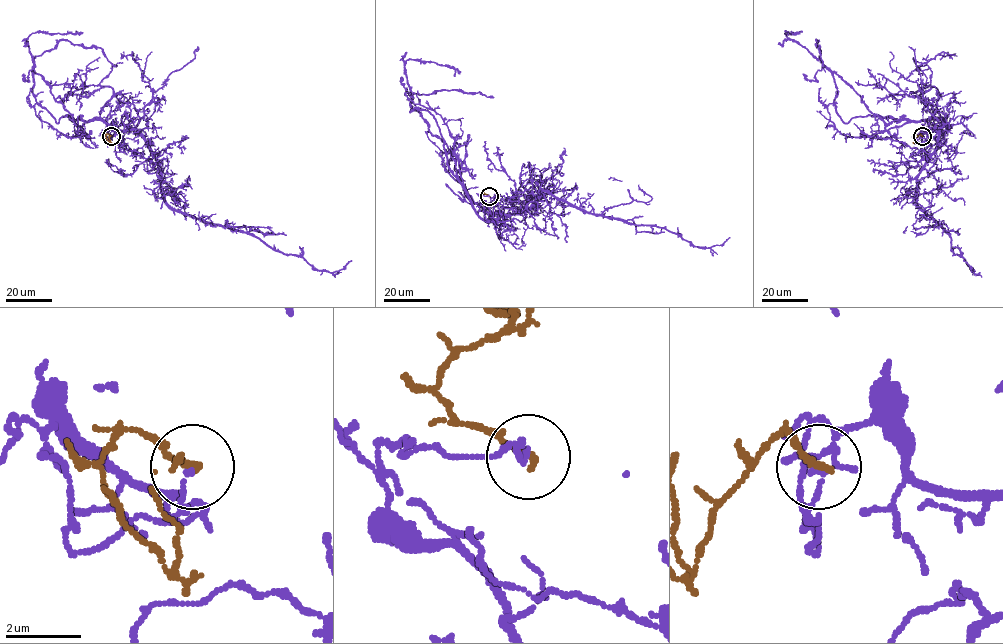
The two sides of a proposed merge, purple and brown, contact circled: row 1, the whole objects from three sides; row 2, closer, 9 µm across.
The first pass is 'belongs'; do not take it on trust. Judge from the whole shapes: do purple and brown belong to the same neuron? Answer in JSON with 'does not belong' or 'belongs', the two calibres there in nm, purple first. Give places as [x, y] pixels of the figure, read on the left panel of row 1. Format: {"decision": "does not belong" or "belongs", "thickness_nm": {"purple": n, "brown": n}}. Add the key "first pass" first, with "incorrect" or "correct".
{"first pass": "incorrect", "decision": "does not belong", "thickness_nm": {"purple": 150, "brown": 200}}

